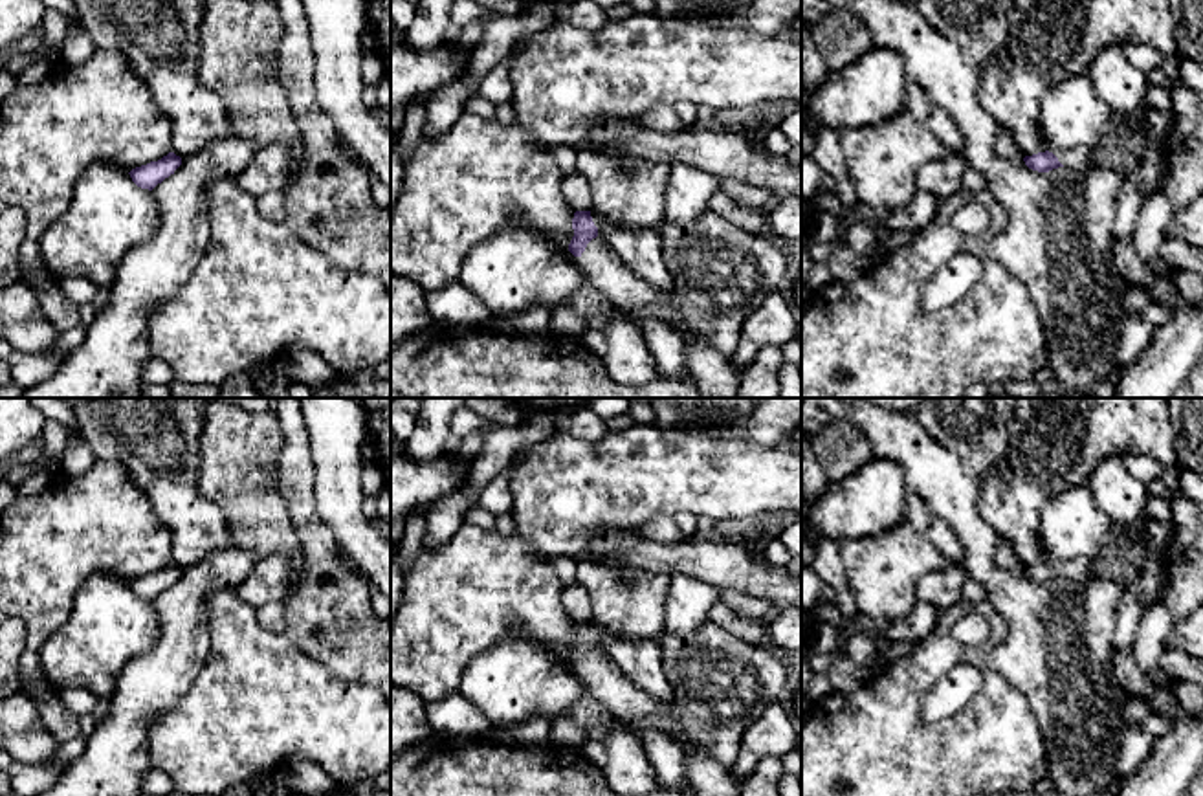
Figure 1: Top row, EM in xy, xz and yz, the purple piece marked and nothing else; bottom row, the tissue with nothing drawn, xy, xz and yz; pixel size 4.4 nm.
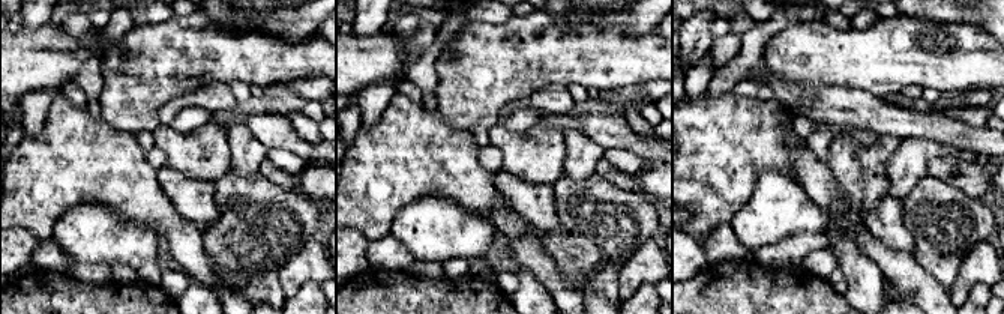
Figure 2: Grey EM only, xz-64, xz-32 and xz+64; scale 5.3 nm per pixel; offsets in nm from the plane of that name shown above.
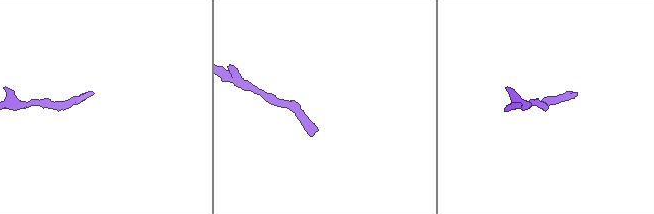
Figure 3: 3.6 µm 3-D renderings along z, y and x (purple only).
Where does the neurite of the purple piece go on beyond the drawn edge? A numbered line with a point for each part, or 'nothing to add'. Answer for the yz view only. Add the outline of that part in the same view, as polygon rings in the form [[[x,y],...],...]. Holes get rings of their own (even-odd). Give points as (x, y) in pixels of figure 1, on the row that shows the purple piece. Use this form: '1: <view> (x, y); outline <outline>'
1: yz (1077, 158); outline [[[1076,147],[1071,150],[1060,150],[1054,154],[1058,161],[1067,169],[1087,169],[1095,165],[1095,150],[1086,147]]]

